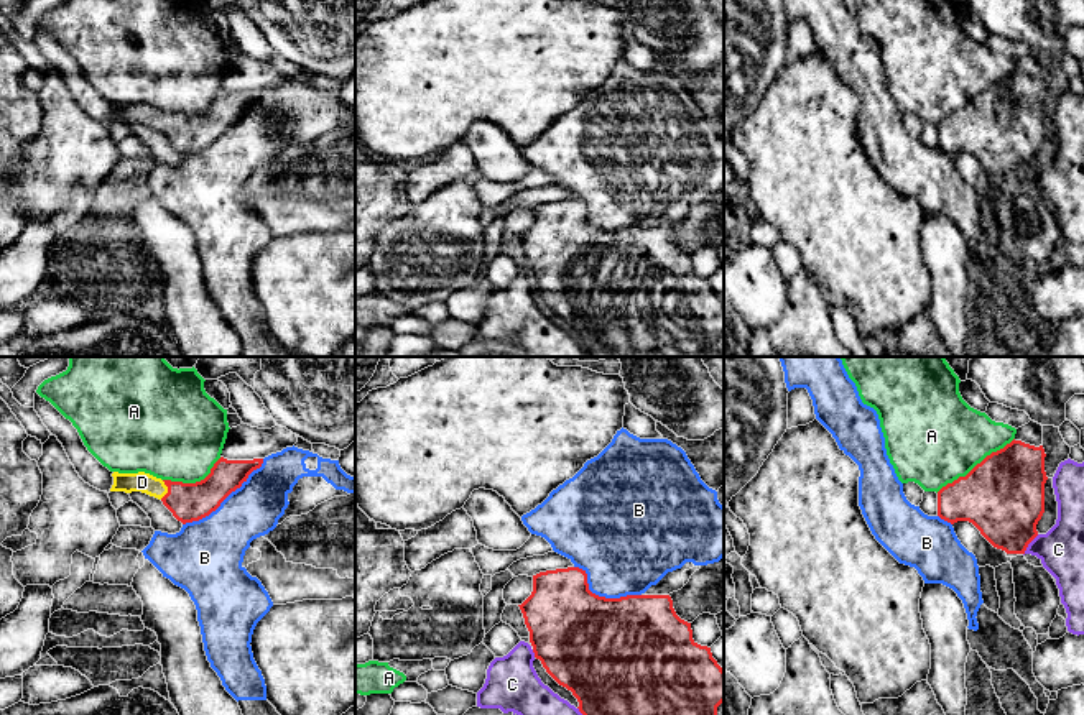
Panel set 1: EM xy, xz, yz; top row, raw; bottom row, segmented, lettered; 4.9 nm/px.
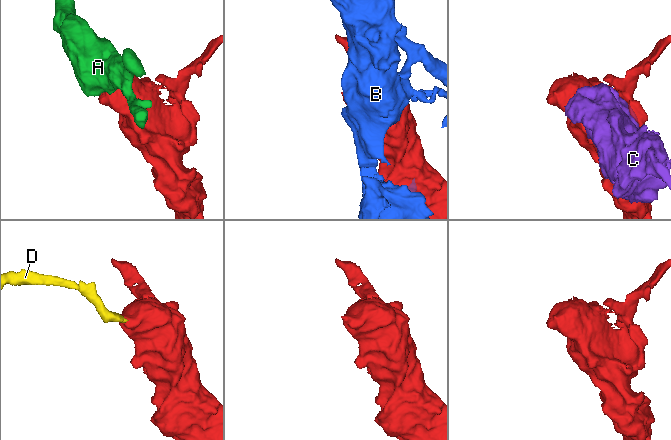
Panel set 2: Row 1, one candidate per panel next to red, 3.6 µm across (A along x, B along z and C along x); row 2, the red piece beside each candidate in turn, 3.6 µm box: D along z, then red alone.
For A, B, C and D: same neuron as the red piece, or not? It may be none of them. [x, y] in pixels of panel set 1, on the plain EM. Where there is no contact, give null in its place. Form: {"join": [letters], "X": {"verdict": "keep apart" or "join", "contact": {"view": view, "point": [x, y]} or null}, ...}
{"join": ["D"], "A": {"verdict": "keep apart", "contact": {"view": "yz", "point": [976, 97]}}, "B": {"verdict": "keep apart", "contact": {"view": "xy", "point": [226, 129]}}, "C": {"verdict": "keep apart", "contact": {"view": "yz", "point": [1028, 175]}}, "D": {"verdict": "join", "contact": {"view": "xy", "point": [168, 122]}}}

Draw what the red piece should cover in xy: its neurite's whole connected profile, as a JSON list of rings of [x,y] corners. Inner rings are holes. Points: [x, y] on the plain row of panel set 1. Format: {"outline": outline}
{"outline": [[[220,89],[211,100],[211,105],[196,115],[161,112],[145,104],[113,104],[110,123],[141,123],[155,128],[163,133],[178,153],[186,156],[199,153],[215,143],[262,95],[263,90],[227,92]]]}

